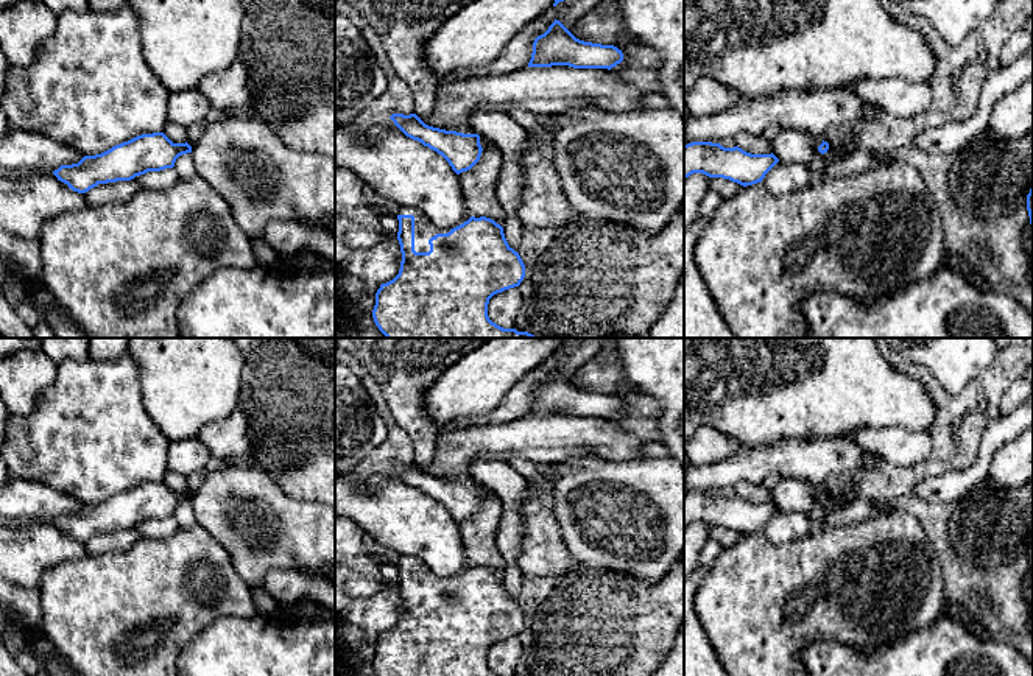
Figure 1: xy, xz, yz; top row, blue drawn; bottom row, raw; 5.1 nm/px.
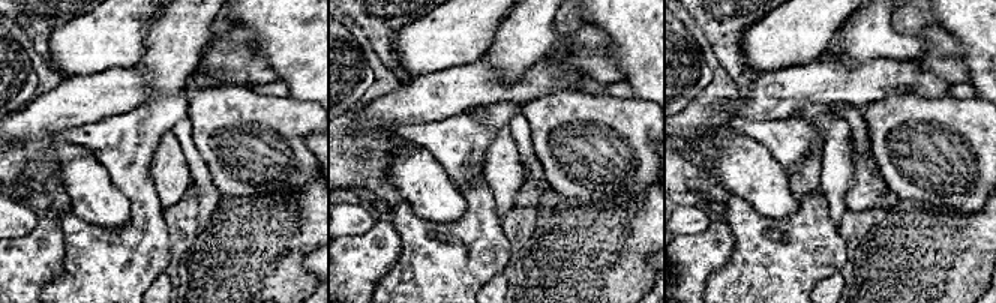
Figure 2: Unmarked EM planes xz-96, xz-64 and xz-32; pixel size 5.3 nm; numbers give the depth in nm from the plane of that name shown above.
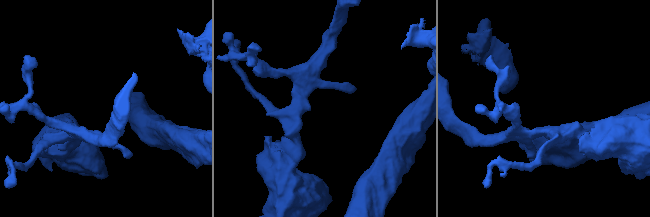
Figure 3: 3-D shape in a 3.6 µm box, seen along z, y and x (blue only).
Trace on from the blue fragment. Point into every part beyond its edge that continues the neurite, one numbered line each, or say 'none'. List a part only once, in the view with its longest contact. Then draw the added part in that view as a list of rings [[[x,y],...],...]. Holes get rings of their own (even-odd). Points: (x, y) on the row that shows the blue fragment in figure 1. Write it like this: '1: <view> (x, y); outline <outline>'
1: xz (424, 229); outline [[[400,207],[397,215],[414,217],[414,251],[428,252],[428,240],[436,234],[447,234],[450,229],[436,227],[421,210],[414,207]]]

